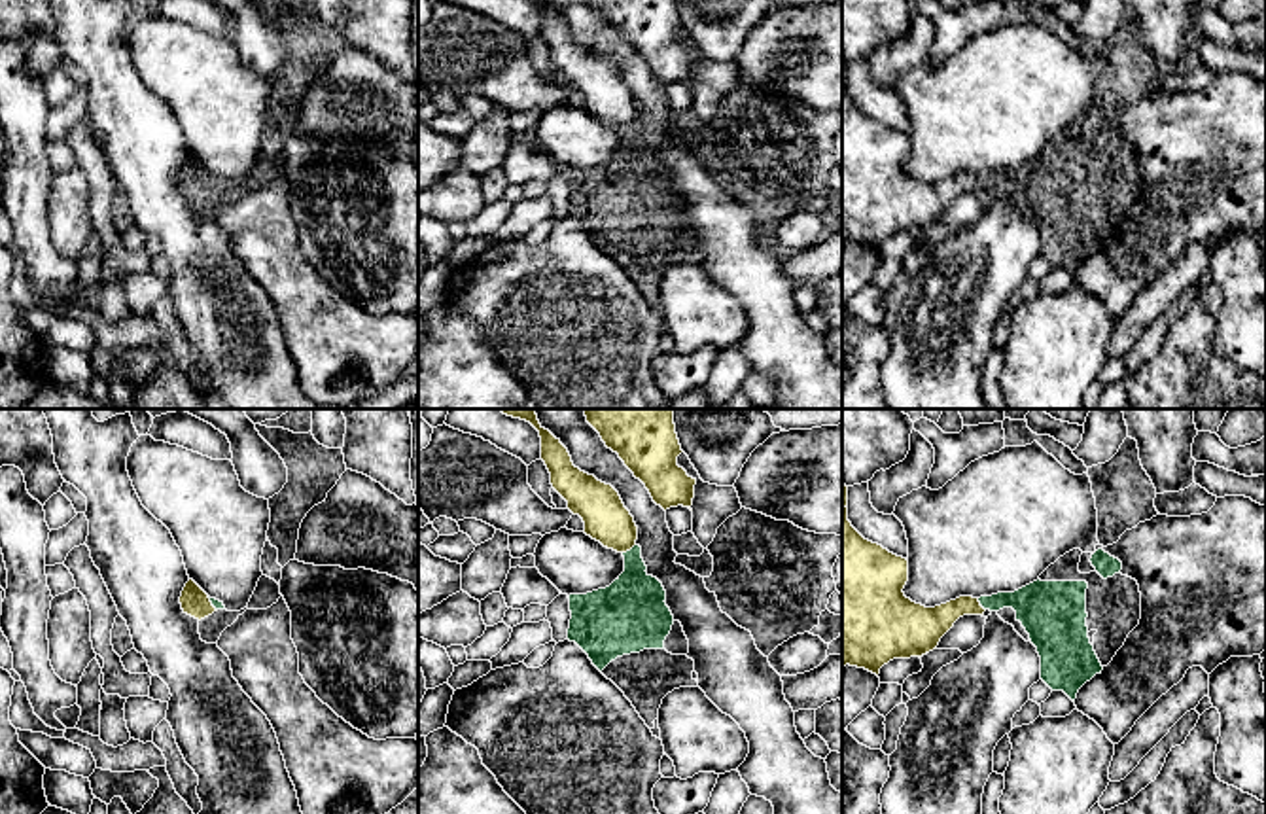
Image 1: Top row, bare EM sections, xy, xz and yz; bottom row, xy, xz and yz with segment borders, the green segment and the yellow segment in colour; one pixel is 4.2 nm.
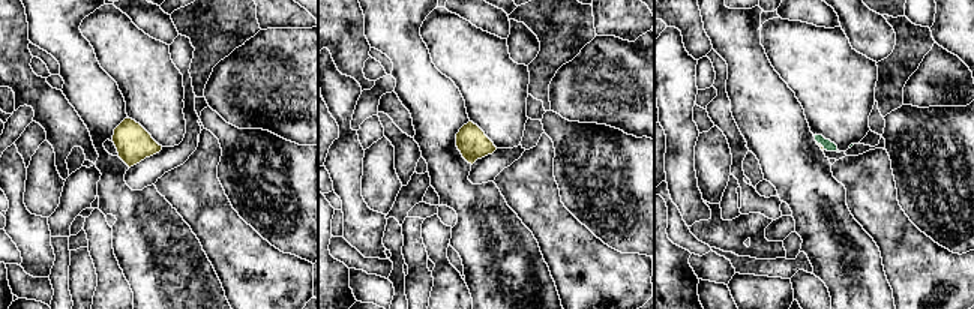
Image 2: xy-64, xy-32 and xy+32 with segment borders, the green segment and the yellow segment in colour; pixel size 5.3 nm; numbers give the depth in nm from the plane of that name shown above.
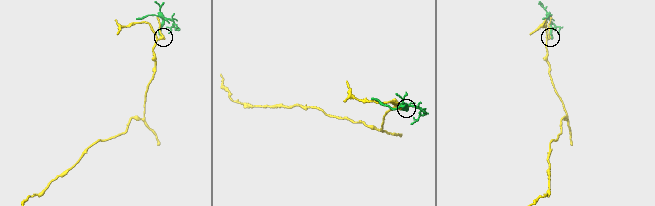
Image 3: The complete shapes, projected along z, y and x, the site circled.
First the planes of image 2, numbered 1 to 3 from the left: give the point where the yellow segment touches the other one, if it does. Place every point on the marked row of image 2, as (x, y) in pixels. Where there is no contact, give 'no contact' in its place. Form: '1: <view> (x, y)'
1: no contact
2: no contact
3: xy+32 (821, 144)

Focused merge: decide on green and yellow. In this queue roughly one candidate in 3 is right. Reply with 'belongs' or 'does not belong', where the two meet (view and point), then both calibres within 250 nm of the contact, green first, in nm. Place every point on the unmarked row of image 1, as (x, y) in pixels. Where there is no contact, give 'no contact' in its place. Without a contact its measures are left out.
does not belong; contact xz (631, 125); calibres 280 and 190 nm

